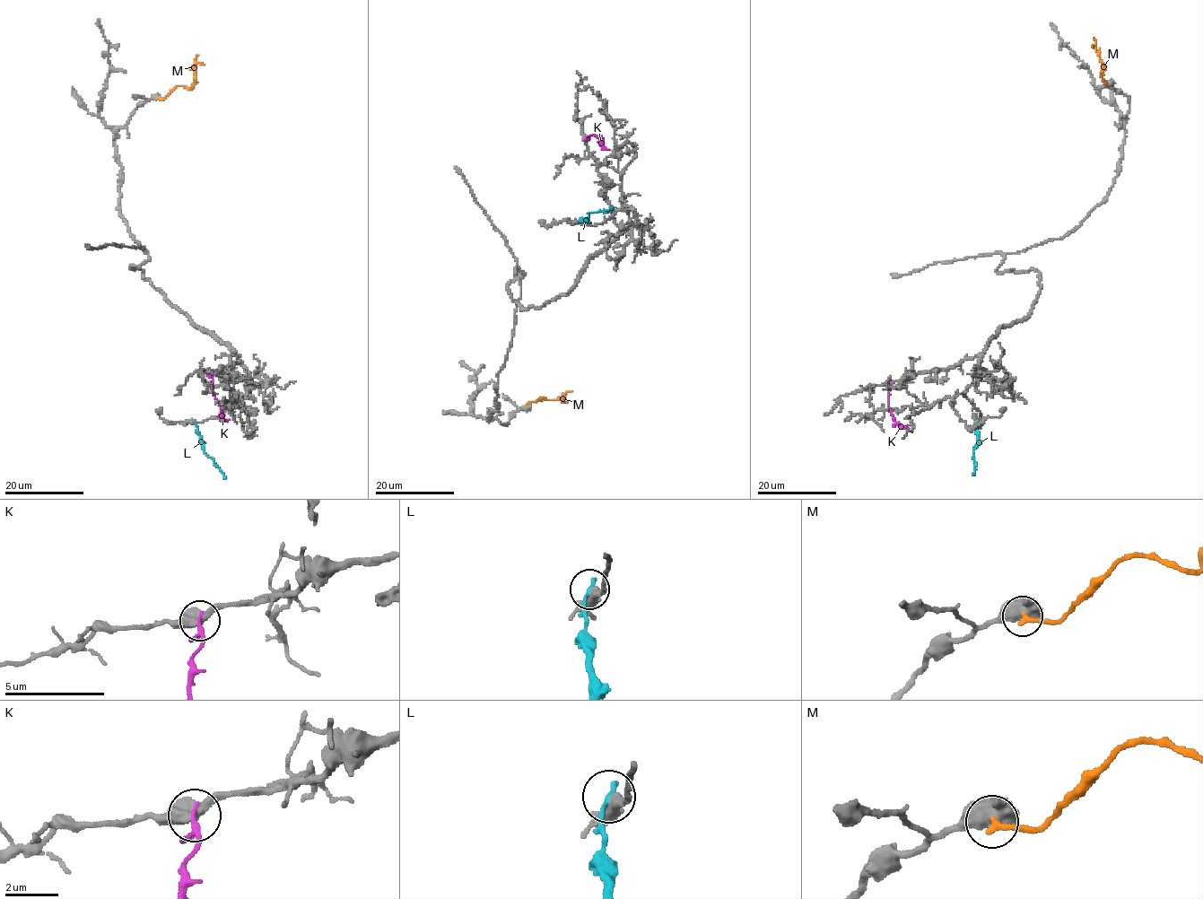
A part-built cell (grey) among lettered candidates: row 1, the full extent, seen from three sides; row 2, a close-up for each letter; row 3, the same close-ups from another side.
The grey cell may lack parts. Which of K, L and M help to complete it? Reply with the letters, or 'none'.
none

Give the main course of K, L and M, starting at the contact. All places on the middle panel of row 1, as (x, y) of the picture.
K: (587, 140), (593, 134), (600, 138), (598, 142), (610, 149)
L: (578, 222), (586, 218), (588, 213), (605, 212), (612, 207)
M: (527, 405), (544, 397), (561, 400), (565, 394)

